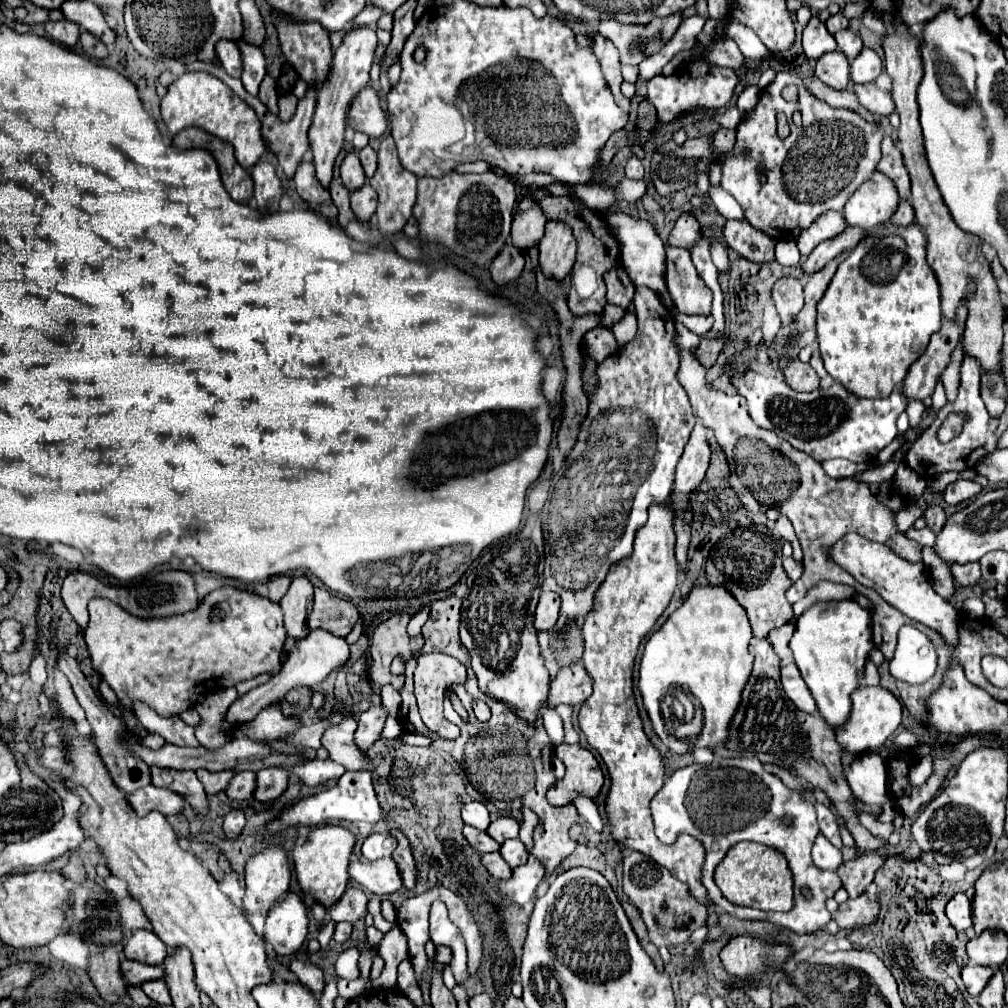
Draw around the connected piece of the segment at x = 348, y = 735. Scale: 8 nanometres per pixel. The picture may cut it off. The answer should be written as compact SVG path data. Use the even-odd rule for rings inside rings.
M334 700L334 704L330 704L326 708L326 720L330 720L330 716L340 714L342 720L338 724L332 724L324 736L322 736L322 746L328 750L330 758L334 762L340 762L346 770L358 770L358 768L368 768L370 770L370 762L368 758L358 752L356 744L354 744L354 730L356 730L356 720L352 718L352 708L348 704L342 704L338 700Z

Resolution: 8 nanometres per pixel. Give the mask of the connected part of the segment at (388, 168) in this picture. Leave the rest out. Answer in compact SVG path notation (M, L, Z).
M392 136L382 138L380 148L378 148L378 170L368 180L368 184L378 194L376 216L378 216L378 228L382 232L382 236L398 234L404 228L406 220L412 216L412 206L414 206L414 200L416 200L416 182L418 182L418 178L412 172L406 172L402 168L400 160L398 160L398 154L396 154L396 144L394 144Z

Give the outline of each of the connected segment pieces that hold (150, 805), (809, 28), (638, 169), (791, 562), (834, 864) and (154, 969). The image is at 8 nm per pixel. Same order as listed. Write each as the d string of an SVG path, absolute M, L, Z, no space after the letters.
M148 784L146 788L140 788L134 794L128 794L128 802L134 806L138 816L144 816L152 810L164 816L172 816L182 812L186 806L186 798L182 794L176 794L168 788L156 788L152 784Z
M814 16L814 18L810 18L810 22L806 24L806 28L802 32L802 46L804 46L806 56L810 60L816 60L816 58L820 58L826 52L834 52L836 50L836 40L826 30L824 22L820 22Z
M630 158L628 160L628 164L626 164L626 178L632 178L632 180L638 180L638 178L642 178L644 176L644 166L642 166L642 162L638 160L638 158Z
M792 557L783 558L783 567L793 582L798 580L803 574L803 562L797 562Z
M818 834L812 848L812 860L822 870L836 870L842 864L842 852L834 848L822 834Z
M122 960L122 974L130 986L142 986L146 980L164 978L164 966L150 966L134 960Z

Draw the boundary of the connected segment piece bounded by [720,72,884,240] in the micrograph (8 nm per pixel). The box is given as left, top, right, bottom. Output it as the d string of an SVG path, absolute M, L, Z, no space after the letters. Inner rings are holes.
M778 72L776 80L760 92L758 106L742 118L736 132L736 146L722 166L720 186L736 198L746 220L774 240L794 240L824 212L842 212L846 200L872 176L880 160L880 140L884 136L882 128L864 122L856 112L830 108L804 88L802 78L790 72ZM788 84L798 86L798 104L782 98L782 88ZM794 110L802 112L802 126L792 122ZM778 112L784 112L788 118L792 130L788 138L780 138L776 132ZM742 152L748 152L748 158ZM758 170L766 176L764 184L758 180Z

